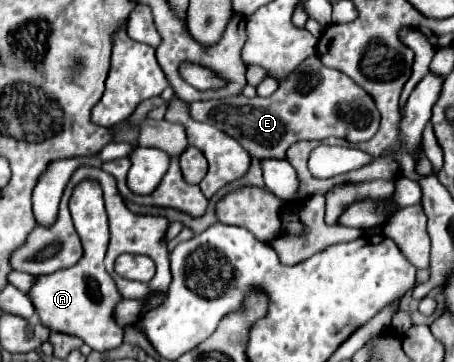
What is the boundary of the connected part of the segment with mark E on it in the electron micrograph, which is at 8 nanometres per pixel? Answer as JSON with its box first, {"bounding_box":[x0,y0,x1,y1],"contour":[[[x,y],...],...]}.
{"bounding_box":[191,56,379,158],"contour":[[[317,56],[307,58],[301,62],[289,76],[279,80],[279,88],[269,98],[221,98],[221,100],[209,100],[209,102],[193,102],[191,104],[191,116],[199,122],[207,122],[217,126],[221,132],[235,138],[247,152],[255,158],[285,158],[285,150],[299,140],[323,140],[327,136],[339,136],[349,142],[365,142],[369,140],[377,128],[379,128],[379,112],[375,110],[375,104],[371,96],[355,84],[349,76],[345,76],[339,70],[327,68],[321,64]]]}

